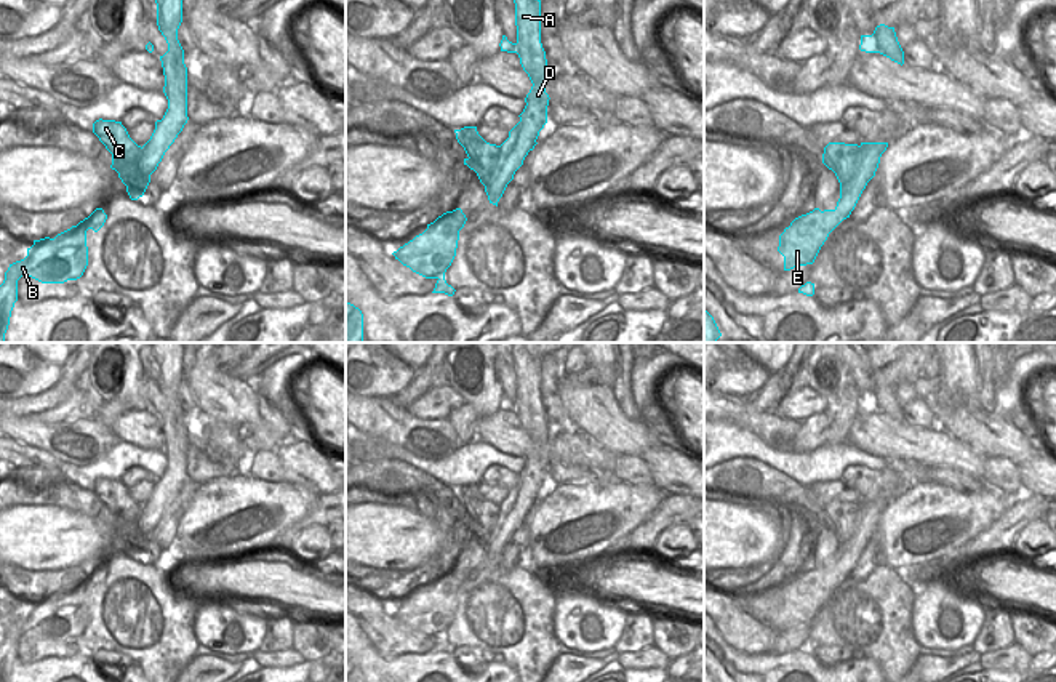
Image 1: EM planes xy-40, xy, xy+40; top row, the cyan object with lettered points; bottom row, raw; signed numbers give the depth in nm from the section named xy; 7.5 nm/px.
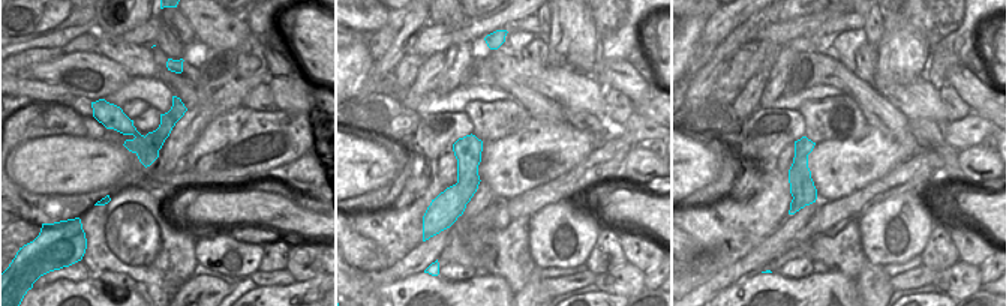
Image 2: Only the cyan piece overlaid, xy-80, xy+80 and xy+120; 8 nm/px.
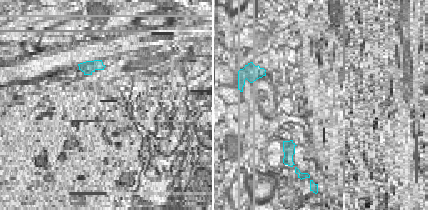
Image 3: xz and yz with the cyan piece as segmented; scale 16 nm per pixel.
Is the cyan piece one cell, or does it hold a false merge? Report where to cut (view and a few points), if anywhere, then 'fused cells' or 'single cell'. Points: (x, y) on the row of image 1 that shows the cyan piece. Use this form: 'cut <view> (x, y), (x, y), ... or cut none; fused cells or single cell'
cut xy+40 (861, 146), (856, 172), (840, 191); fused cells

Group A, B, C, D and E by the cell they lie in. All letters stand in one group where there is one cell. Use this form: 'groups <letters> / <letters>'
groups A B D E / C

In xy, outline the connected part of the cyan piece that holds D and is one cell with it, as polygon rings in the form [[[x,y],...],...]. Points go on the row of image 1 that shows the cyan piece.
[[[514,0],[517,42],[502,35],[501,51],[517,53],[523,70],[533,86],[525,98],[520,122],[509,131],[509,138],[499,146],[501,157],[485,183],[490,203],[498,207],[507,184],[523,165],[525,157],[538,144],[539,131],[547,123],[549,94],[546,93],[547,59],[541,43],[541,0]]]

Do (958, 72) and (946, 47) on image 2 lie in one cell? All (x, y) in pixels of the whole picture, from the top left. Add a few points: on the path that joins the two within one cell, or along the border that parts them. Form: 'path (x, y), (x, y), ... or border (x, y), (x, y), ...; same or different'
border (963, 62), (948, 71), (945, 83); different

